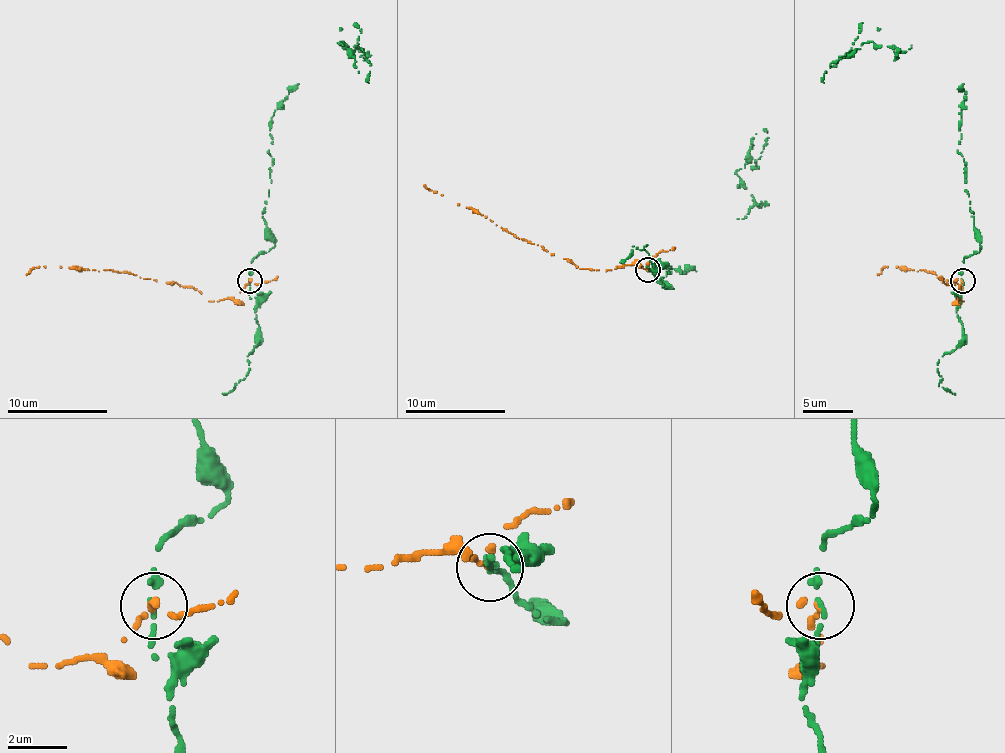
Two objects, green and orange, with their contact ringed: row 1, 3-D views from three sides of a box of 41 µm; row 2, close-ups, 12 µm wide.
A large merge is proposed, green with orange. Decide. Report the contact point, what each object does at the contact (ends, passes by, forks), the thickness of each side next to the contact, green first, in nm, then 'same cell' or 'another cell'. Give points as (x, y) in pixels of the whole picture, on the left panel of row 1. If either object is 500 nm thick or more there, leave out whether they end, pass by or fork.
place (250, 281); green ends; orange ends; calibres 190 and 200 nm; another cell

